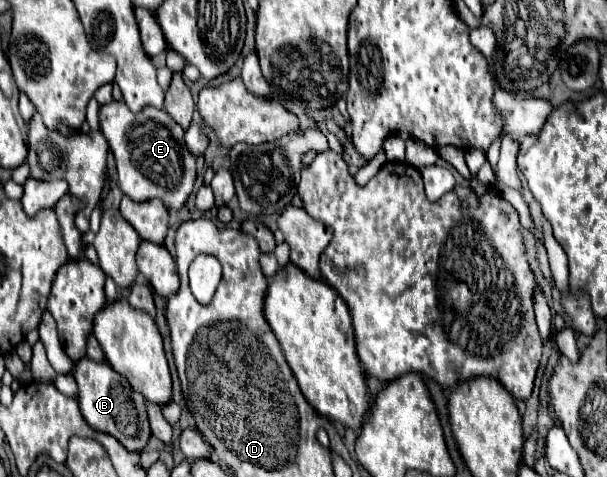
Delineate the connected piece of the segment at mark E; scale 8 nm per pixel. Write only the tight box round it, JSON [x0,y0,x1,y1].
[99,102,195,208]

